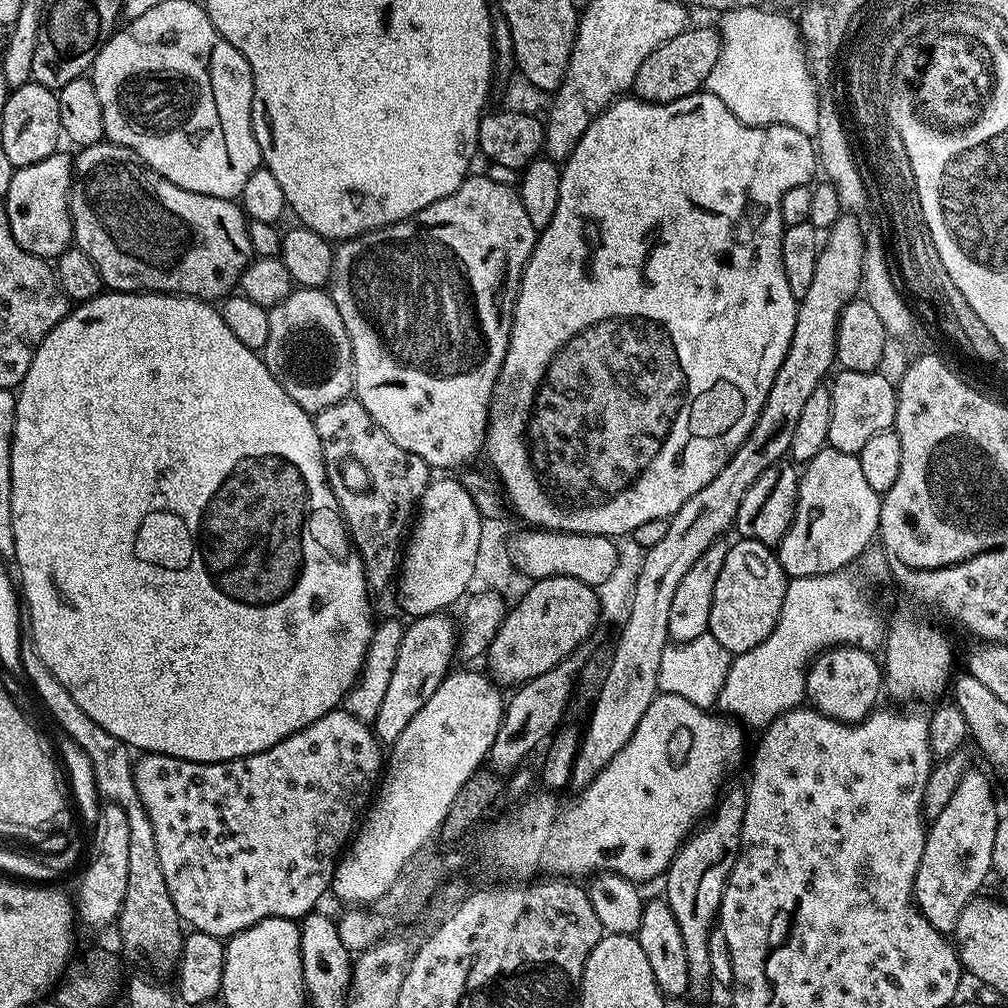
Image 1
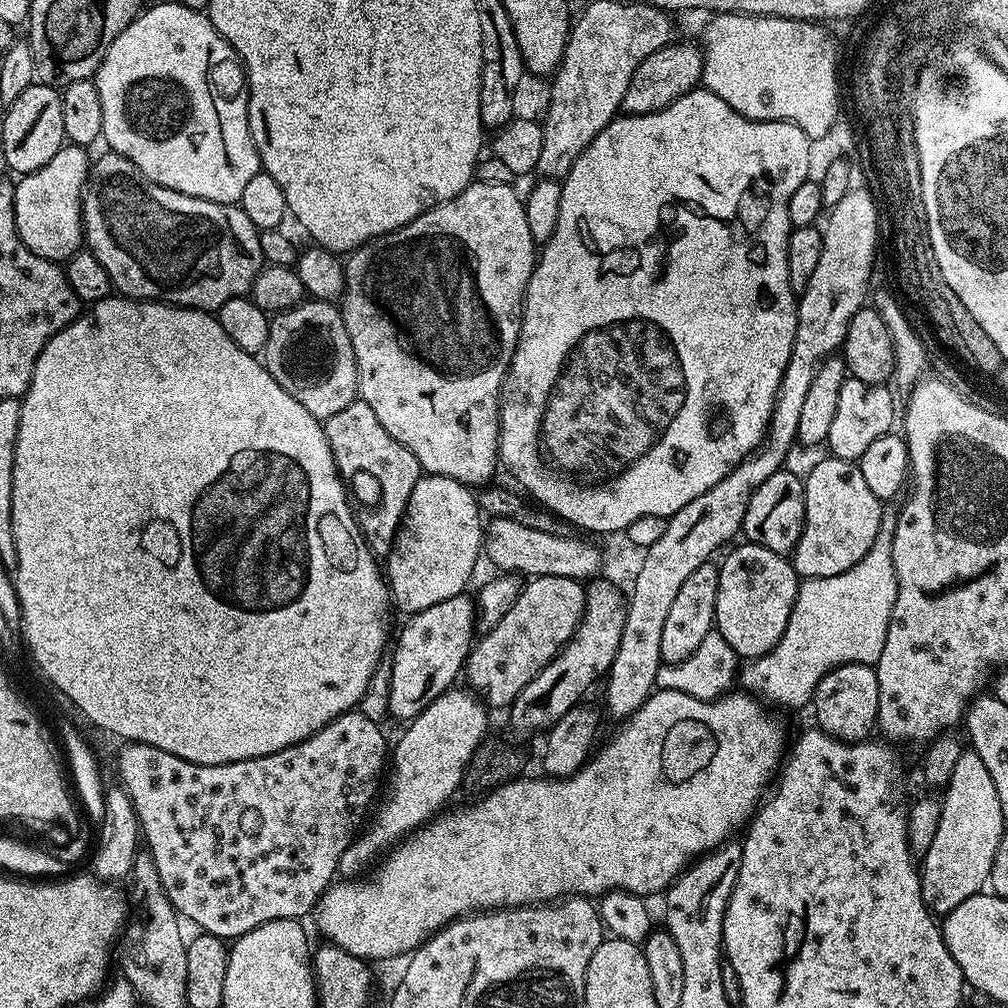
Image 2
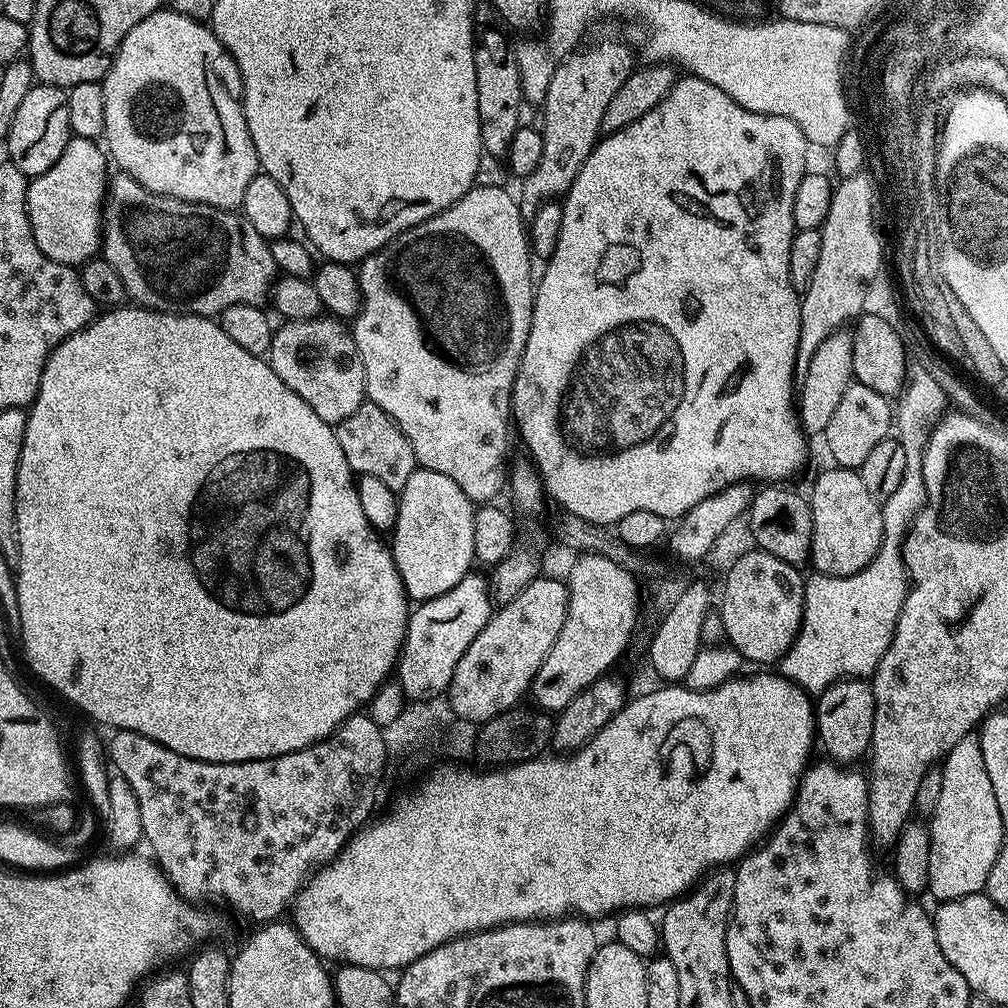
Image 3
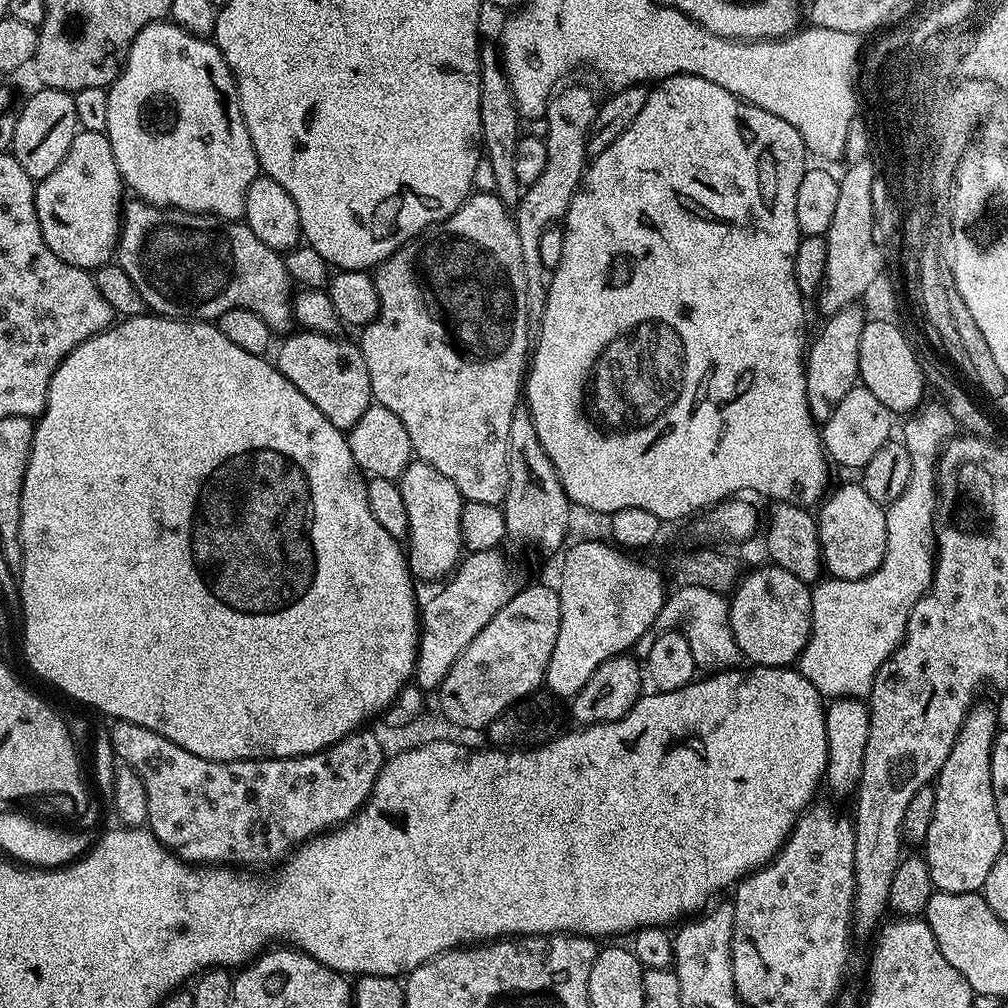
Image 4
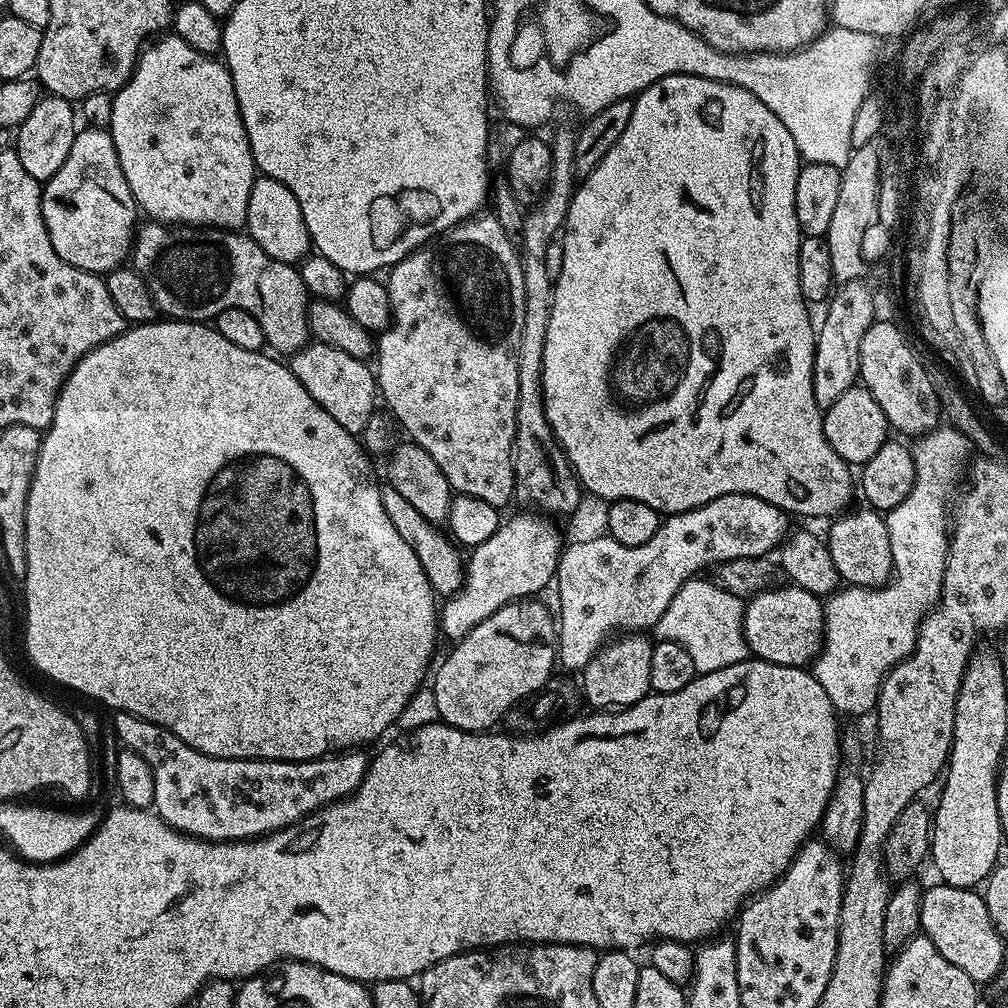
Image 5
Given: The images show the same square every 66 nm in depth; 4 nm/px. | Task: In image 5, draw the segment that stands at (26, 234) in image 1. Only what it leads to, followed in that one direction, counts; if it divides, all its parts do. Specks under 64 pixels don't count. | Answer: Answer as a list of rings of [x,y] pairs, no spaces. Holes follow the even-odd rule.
[[[89,127],[77,131],[74,146],[70,146],[70,154],[66,154],[66,162],[62,162],[58,174],[43,181],[40,205],[46,230],[50,234],[50,242],[54,250],[58,250],[58,258],[62,258],[62,262],[70,262],[70,266],[78,270],[107,274],[121,267],[129,259],[136,239],[138,209],[135,198],[130,194],[126,174],[122,174],[111,131]]]

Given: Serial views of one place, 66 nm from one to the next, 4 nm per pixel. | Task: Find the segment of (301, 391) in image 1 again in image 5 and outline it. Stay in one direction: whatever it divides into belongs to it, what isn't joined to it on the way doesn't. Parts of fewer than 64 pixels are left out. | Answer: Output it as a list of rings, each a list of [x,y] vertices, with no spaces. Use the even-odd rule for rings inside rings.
[[[309,342],[291,353],[290,367],[294,378],[306,386],[306,394],[310,394],[310,398],[314,398],[314,402],[318,402],[318,406],[322,406],[322,410],[342,426],[342,430],[363,433],[366,422],[370,422],[378,408],[376,377],[365,361],[350,358],[350,354],[334,350],[334,346]]]

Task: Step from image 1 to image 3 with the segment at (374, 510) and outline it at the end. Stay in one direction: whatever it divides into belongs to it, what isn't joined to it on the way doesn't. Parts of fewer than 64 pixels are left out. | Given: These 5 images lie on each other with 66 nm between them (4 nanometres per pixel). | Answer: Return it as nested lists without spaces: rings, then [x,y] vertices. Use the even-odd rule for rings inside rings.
[[[366,402],[350,414],[343,422],[335,425],[338,446],[342,446],[342,454],[346,454],[346,462],[353,473],[360,476],[373,476],[381,482],[386,482],[390,490],[399,494],[406,486],[410,476],[414,474],[418,465],[416,455],[402,430],[382,410],[382,406]]]

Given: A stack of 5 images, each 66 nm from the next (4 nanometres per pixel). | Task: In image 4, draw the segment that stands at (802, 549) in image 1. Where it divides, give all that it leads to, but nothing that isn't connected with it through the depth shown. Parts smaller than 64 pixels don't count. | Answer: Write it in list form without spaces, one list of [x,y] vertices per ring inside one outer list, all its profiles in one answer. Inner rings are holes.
[[[863,483],[844,484],[841,488],[833,487],[831,491],[825,495],[822,503],[818,508],[818,531],[820,534],[820,555],[824,558],[824,568],[829,577],[838,580],[857,580],[858,578],[866,578],[870,574],[874,574],[874,570],[878,570],[878,566],[882,566],[882,558],[886,554],[886,511],[878,502],[874,502],[874,498],[870,498],[870,494],[866,494]]]

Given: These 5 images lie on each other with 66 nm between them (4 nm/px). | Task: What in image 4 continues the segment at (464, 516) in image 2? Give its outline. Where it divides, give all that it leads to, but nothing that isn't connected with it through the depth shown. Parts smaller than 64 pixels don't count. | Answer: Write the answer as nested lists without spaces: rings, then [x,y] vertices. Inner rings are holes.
[[[417,459],[408,464],[398,486],[407,514],[406,555],[413,577],[418,580],[447,577],[459,563],[464,550],[461,532],[464,499],[461,492],[450,478],[443,477],[428,463]]]

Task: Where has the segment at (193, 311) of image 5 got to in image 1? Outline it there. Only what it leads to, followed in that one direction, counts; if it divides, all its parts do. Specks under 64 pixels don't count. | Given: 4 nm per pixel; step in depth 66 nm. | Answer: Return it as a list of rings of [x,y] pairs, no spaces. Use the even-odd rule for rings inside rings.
[[[101,142],[89,148],[81,148],[75,153],[74,179],[72,189],[68,191],[68,209],[72,219],[72,238],[75,247],[80,248],[82,254],[88,255],[94,266],[98,266],[98,274],[102,274],[105,289],[113,292],[167,292],[178,296],[192,296],[196,300],[216,302],[227,297],[239,285],[240,275],[254,259],[250,246],[248,220],[243,207],[236,200],[223,200],[214,198],[210,194],[194,194],[194,190],[182,190],[182,186],[174,186],[174,182],[162,178],[162,174],[147,168],[138,158],[138,154],[134,154],[121,144]]]

